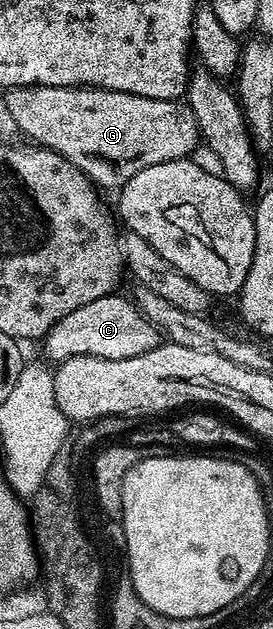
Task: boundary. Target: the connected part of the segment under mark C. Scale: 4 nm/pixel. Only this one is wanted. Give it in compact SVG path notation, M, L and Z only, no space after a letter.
M112 294L105 298L97 298L97 302L89 302L89 306L81 306L81 310L73 310L61 322L57 322L45 337L48 361L62 362L69 356L96 356L97 358L137 358L161 343L161 332L146 319L134 303L132 305L120 294Z

